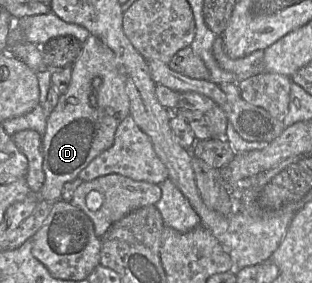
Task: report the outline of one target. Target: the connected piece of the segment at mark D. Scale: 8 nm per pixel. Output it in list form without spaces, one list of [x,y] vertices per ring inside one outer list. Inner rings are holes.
[[[90,35],[72,65],[72,78],[67,91],[60,95],[57,105],[47,118],[42,136],[45,181],[38,193],[40,199],[49,202],[61,199],[64,184],[76,179],[95,157],[113,145],[118,125],[130,115],[125,82],[122,66],[114,52],[99,38]],[[95,77],[102,78],[96,90],[92,87]]]

